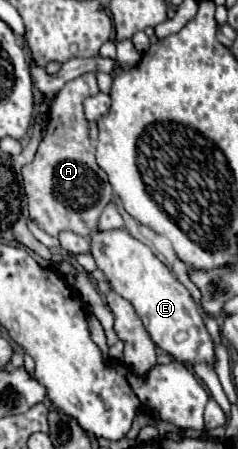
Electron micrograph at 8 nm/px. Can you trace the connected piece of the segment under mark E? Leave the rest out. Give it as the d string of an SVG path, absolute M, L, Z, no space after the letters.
M126 229L92 233L92 255L96 265L108 277L112 289L134 305L140 321L146 325L152 341L170 353L176 361L188 367L196 363L214 365L214 343L204 327L200 309L190 297L188 289L172 275L172 271L146 247L144 243L130 237Z

